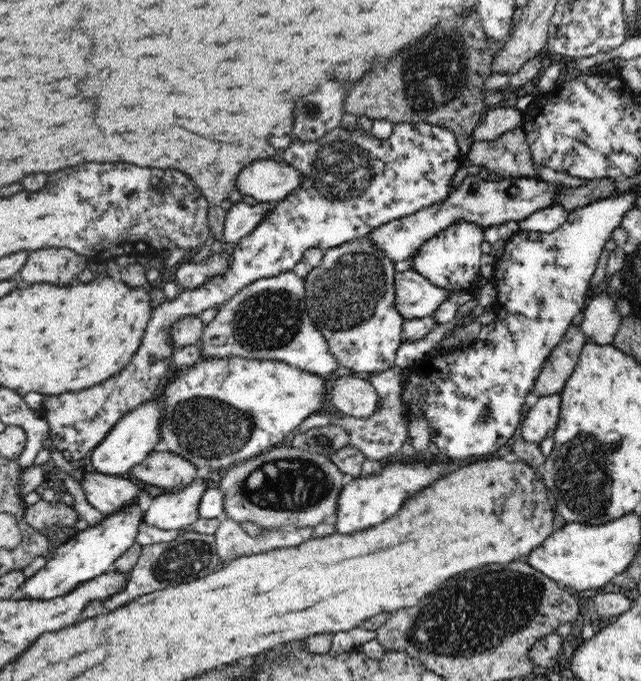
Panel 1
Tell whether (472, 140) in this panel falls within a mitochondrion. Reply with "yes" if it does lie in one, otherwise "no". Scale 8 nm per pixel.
no

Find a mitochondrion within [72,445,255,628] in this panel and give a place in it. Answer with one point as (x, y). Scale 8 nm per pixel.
(192, 557)

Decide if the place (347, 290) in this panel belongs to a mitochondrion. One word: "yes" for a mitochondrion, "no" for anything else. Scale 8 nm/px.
yes

